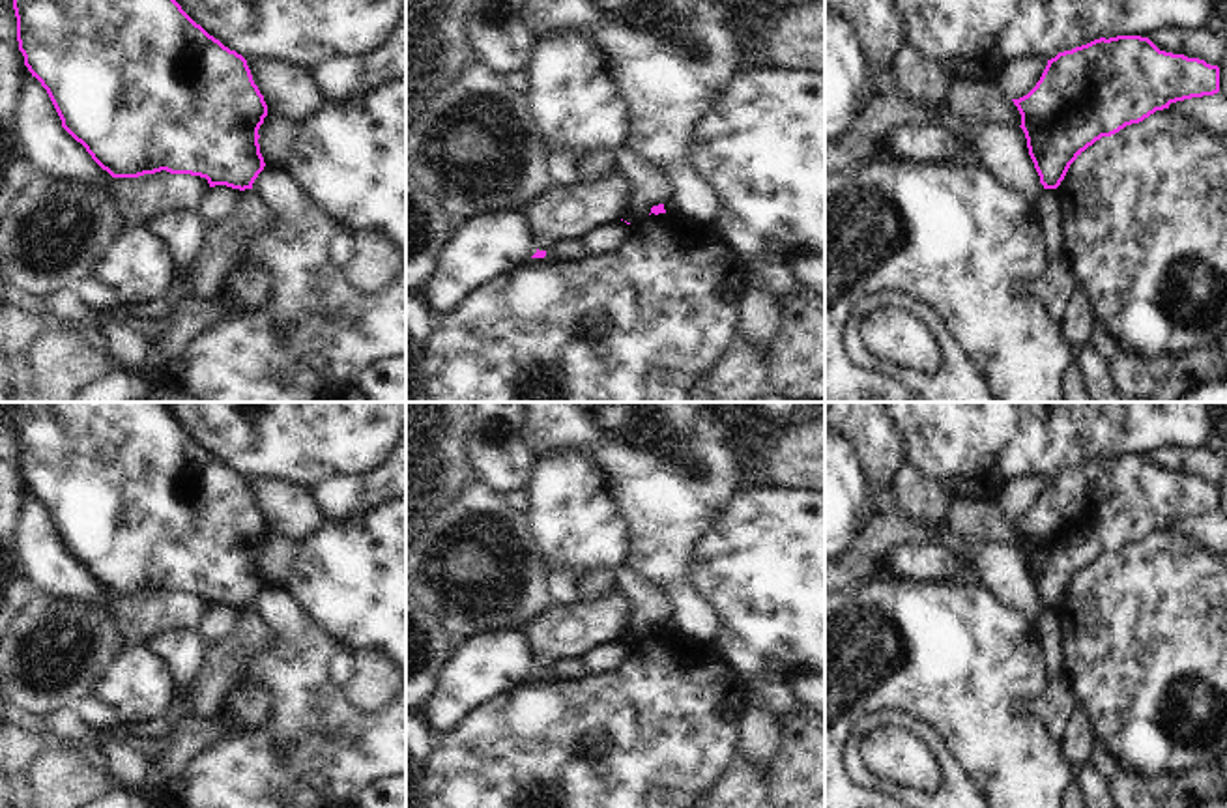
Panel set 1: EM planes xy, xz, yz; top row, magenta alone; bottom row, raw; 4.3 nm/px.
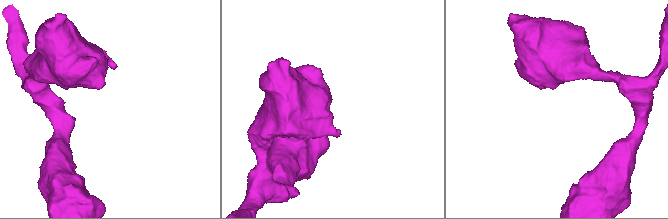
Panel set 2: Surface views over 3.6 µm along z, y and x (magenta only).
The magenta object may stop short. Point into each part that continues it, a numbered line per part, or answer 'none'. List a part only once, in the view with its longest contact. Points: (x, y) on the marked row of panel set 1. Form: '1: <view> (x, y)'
none

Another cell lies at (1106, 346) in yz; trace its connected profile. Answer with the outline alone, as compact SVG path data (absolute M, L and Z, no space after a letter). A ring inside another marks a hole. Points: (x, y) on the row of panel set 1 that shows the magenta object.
M1096 320L1092 329L1092 342L1090 346L1096 350L1096 354L1105 359L1107 363L1120 352L1117 340L1113 335L1102 325L1100 320Z

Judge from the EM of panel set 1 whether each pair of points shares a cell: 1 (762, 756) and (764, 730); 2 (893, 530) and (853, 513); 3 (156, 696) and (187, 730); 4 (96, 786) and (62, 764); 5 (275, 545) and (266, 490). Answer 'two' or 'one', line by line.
1: one
2: two
3: two
4: one
5: two

